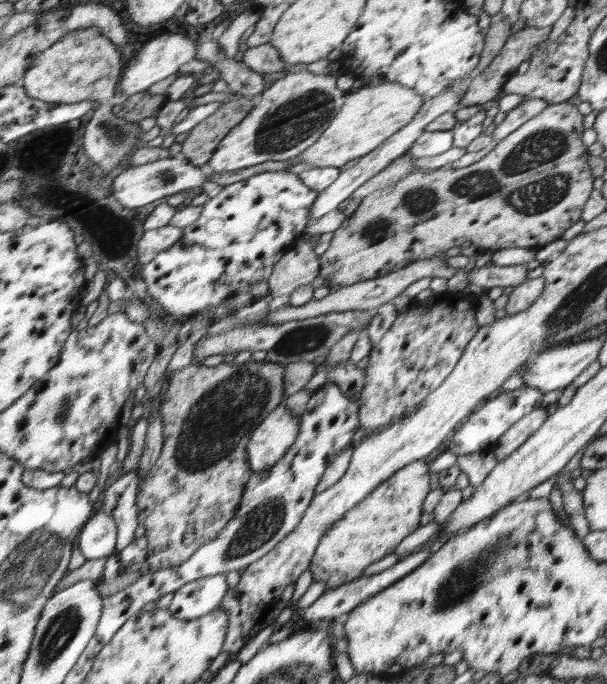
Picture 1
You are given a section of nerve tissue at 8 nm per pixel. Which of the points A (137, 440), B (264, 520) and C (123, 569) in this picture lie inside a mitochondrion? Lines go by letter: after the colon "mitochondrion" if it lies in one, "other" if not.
A: other
B: mitochondrion
C: other

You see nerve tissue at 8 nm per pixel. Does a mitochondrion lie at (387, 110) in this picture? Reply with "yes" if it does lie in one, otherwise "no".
no

